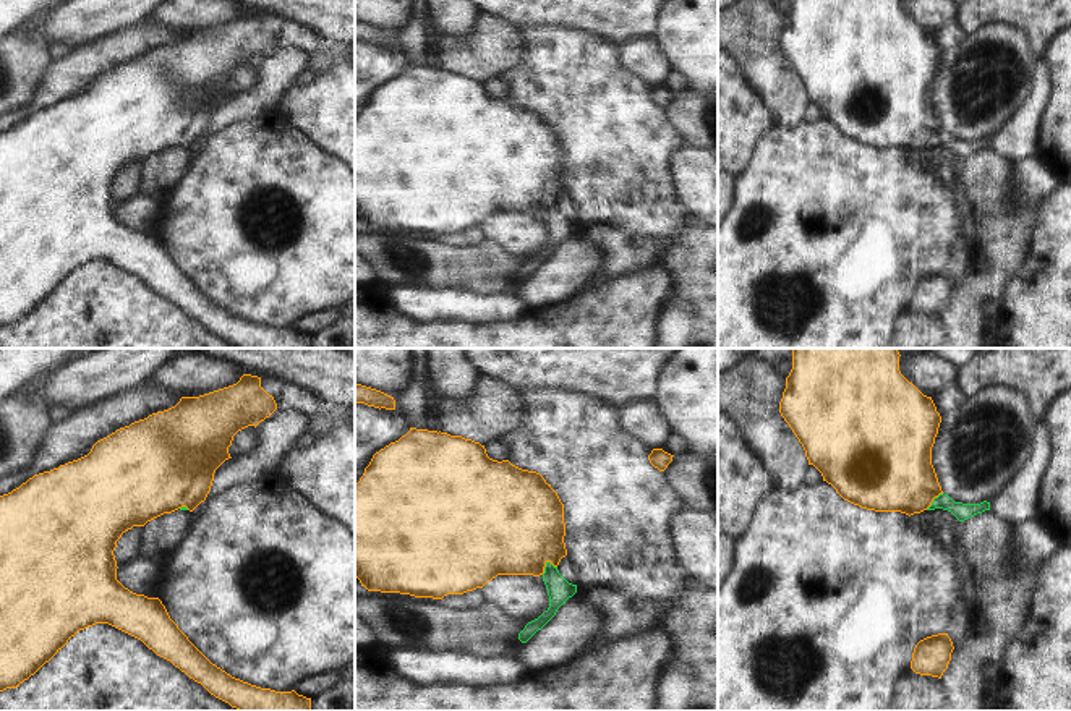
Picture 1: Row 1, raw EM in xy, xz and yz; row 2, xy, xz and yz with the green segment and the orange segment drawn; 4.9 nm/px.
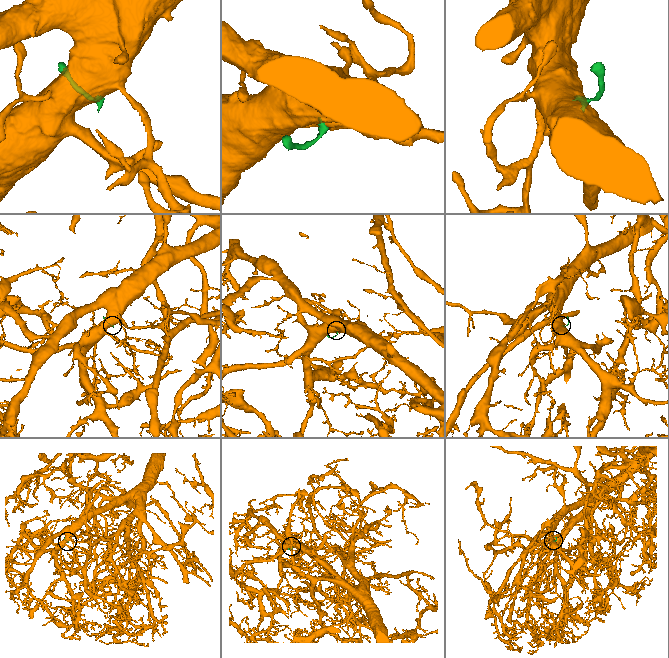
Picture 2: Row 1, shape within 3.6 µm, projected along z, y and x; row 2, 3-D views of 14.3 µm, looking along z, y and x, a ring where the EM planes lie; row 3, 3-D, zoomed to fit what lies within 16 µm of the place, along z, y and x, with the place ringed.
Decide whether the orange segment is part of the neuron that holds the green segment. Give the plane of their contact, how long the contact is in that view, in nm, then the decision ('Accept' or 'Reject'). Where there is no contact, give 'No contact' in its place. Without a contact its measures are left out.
Touches green in xz. Shared border 90 nm. Accept

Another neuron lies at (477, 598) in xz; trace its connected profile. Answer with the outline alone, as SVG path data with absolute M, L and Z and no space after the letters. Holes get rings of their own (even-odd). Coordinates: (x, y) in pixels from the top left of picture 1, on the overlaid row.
M483 588L467 591L463 594L447 594L442 599L442 604L457 611L468 611L471 607L481 607L486 604L486 593Z

